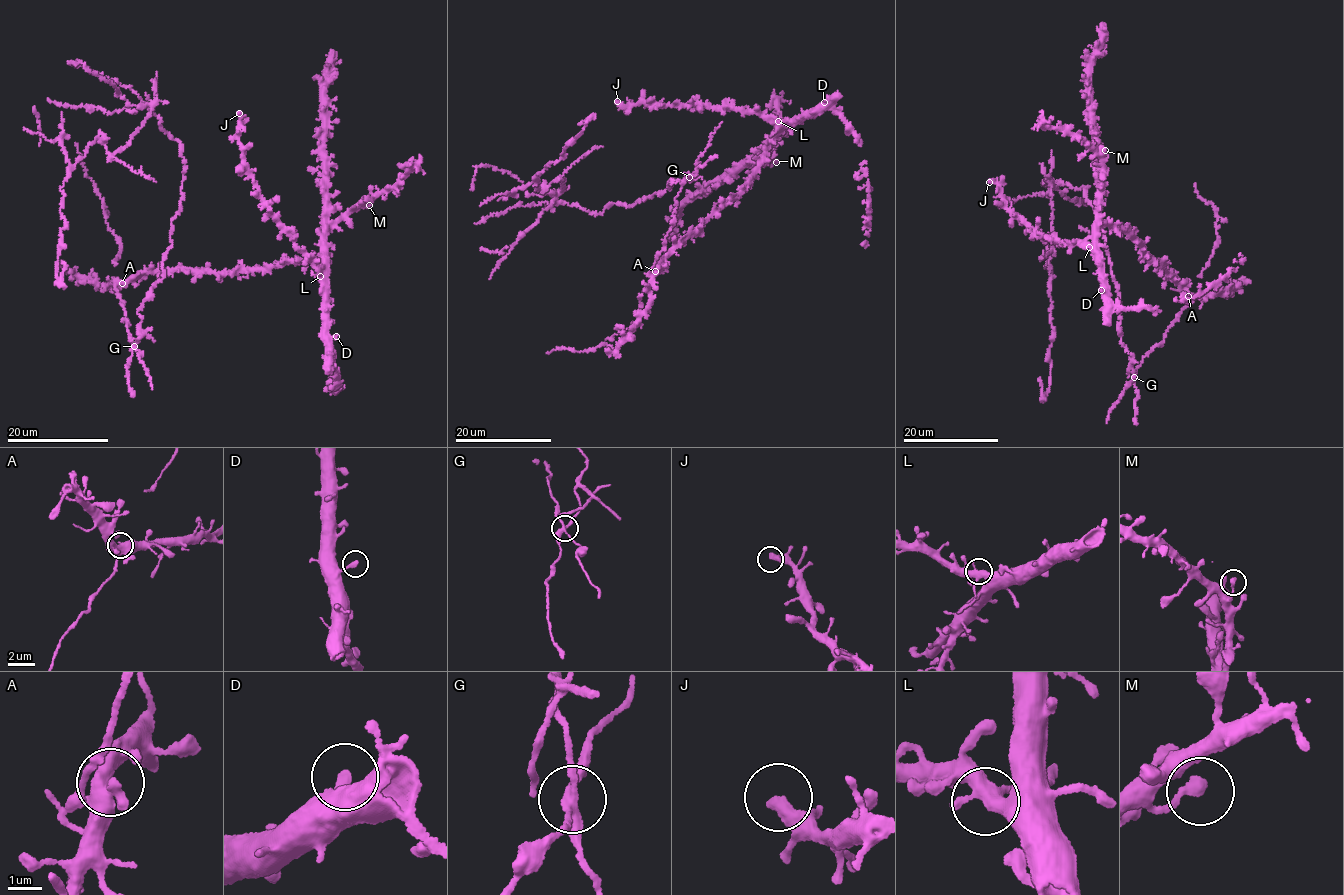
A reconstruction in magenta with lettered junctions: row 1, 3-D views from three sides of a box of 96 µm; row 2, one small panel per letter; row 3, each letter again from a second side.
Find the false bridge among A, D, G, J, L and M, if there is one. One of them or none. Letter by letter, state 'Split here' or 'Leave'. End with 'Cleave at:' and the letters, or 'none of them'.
A: Leave
D: Leave
G: Split here
J: Leave
L: Leave
M: Leave
Cleave at: G

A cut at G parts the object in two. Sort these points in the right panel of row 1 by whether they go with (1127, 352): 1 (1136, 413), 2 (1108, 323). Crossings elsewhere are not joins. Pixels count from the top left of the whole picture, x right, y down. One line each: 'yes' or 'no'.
1: yes
2: no

